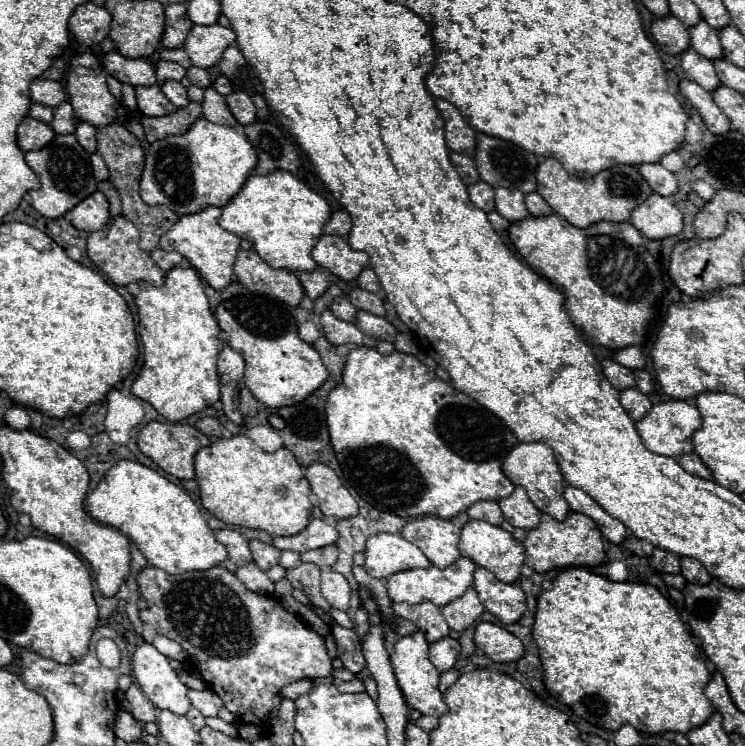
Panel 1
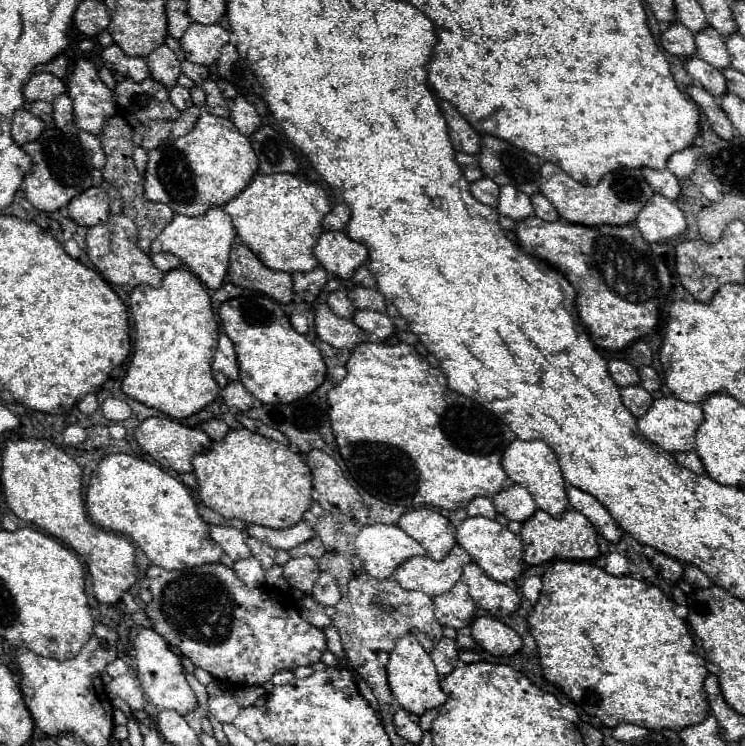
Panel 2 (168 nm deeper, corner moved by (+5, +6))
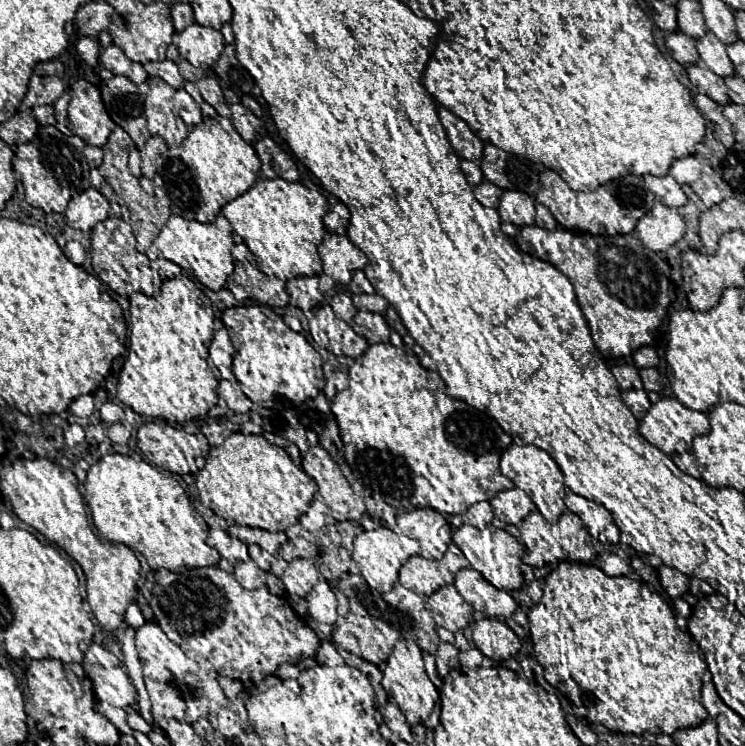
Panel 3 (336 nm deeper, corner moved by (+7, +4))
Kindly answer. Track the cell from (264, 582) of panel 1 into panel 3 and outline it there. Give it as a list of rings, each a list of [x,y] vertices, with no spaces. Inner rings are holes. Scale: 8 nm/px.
[[[251,559],[249,561],[243,561],[241,565],[237,565],[233,575],[239,581],[239,585],[245,587],[245,589],[265,587],[265,573]]]

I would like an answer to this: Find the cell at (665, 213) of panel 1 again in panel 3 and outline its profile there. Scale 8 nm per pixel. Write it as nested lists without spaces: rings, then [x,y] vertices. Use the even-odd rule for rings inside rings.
[[[655,203],[651,211],[637,223],[635,233],[649,251],[662,252],[681,240],[685,229],[687,223],[675,209]]]

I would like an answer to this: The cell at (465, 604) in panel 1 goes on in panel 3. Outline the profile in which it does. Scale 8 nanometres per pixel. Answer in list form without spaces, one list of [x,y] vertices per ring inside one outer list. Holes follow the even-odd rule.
[[[443,585],[427,601],[435,613],[435,623],[447,631],[457,633],[469,625],[473,609],[463,601],[455,585]]]

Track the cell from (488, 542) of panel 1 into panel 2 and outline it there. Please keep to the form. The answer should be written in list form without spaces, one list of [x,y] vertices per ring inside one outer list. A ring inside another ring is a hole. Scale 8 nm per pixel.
[[[467,517],[455,533],[457,543],[471,555],[471,559],[487,573],[491,575],[491,579],[503,583],[503,581],[511,581],[519,578],[524,571],[523,568],[523,543],[521,537],[511,533],[505,525],[497,523],[495,519],[487,519],[487,517]]]

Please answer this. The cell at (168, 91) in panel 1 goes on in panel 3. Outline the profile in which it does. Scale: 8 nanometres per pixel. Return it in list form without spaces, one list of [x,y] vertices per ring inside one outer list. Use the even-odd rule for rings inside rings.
[[[177,89],[173,95],[173,111],[187,123],[187,125],[197,125],[201,121],[201,111],[199,105],[187,95],[185,89]]]

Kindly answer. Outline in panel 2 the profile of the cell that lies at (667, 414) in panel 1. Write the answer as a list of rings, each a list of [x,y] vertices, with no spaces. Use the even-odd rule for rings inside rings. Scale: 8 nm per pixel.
[[[661,397],[653,401],[651,409],[639,419],[639,433],[669,453],[691,451],[695,447],[695,431],[701,423],[703,423],[703,409],[699,403],[687,403],[677,397]]]

